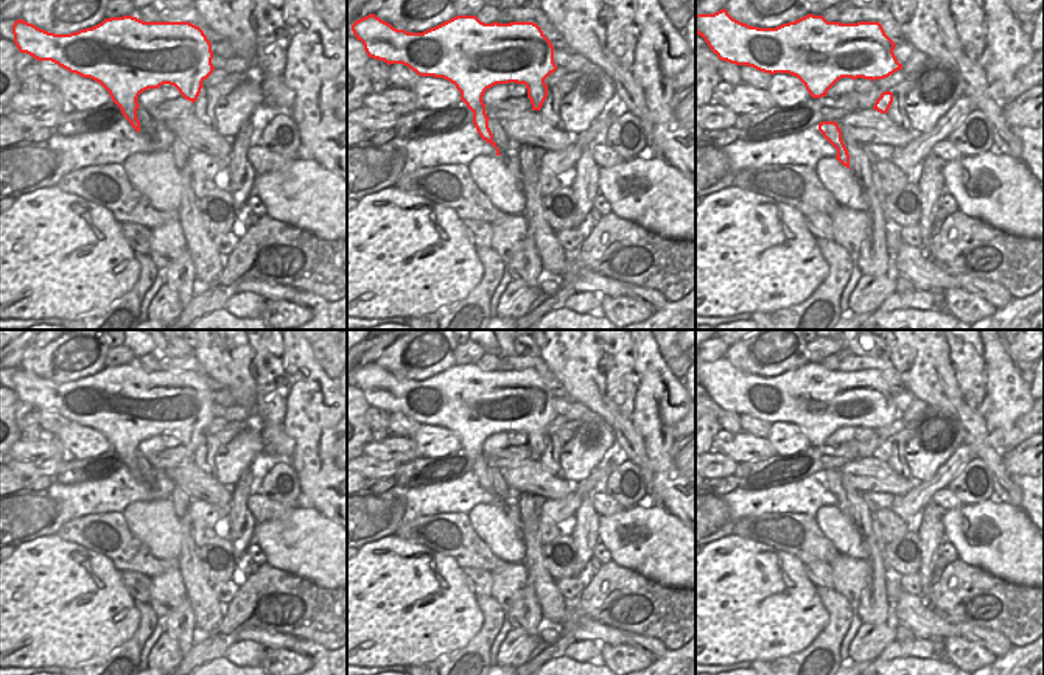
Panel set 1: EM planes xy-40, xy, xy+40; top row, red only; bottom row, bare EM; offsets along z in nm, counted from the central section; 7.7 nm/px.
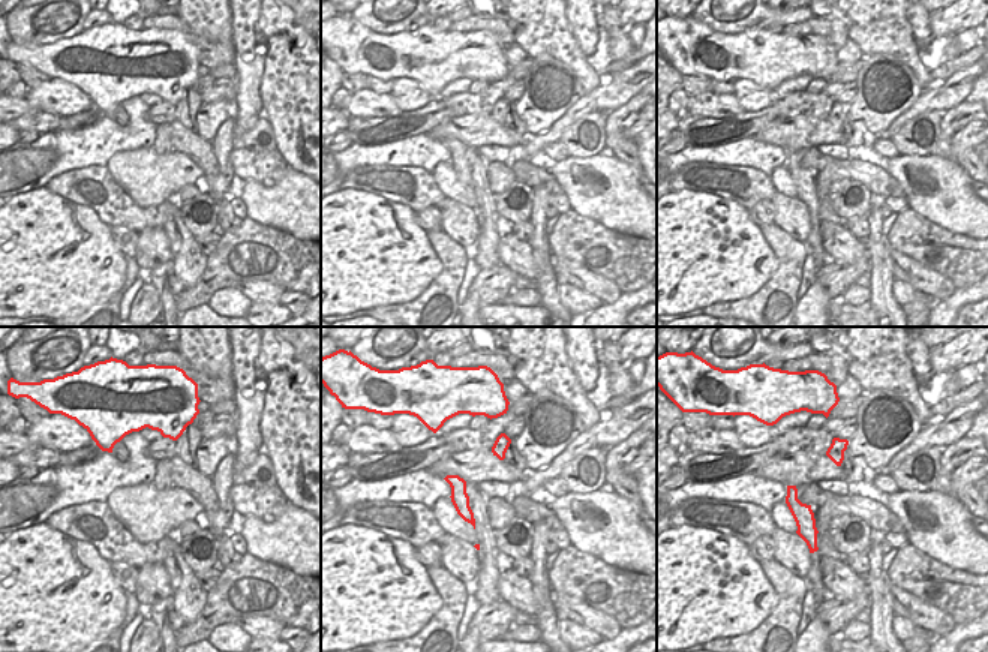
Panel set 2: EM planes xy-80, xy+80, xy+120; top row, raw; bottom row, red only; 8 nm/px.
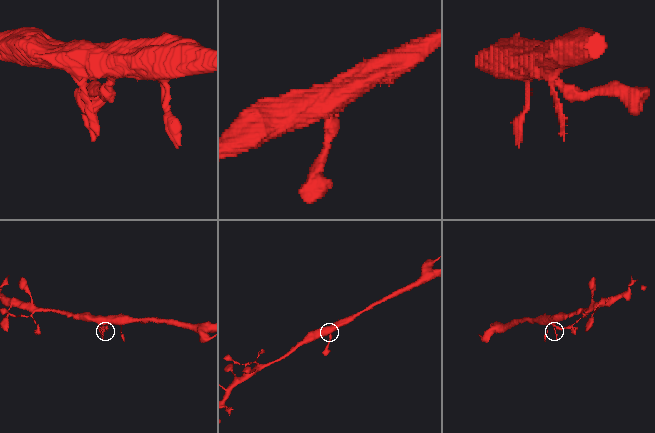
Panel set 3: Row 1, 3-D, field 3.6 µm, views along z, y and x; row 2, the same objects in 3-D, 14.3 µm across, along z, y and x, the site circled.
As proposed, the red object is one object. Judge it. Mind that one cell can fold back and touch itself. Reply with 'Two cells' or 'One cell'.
One cell

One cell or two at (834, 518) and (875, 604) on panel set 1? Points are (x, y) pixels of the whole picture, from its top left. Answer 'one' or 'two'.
two

